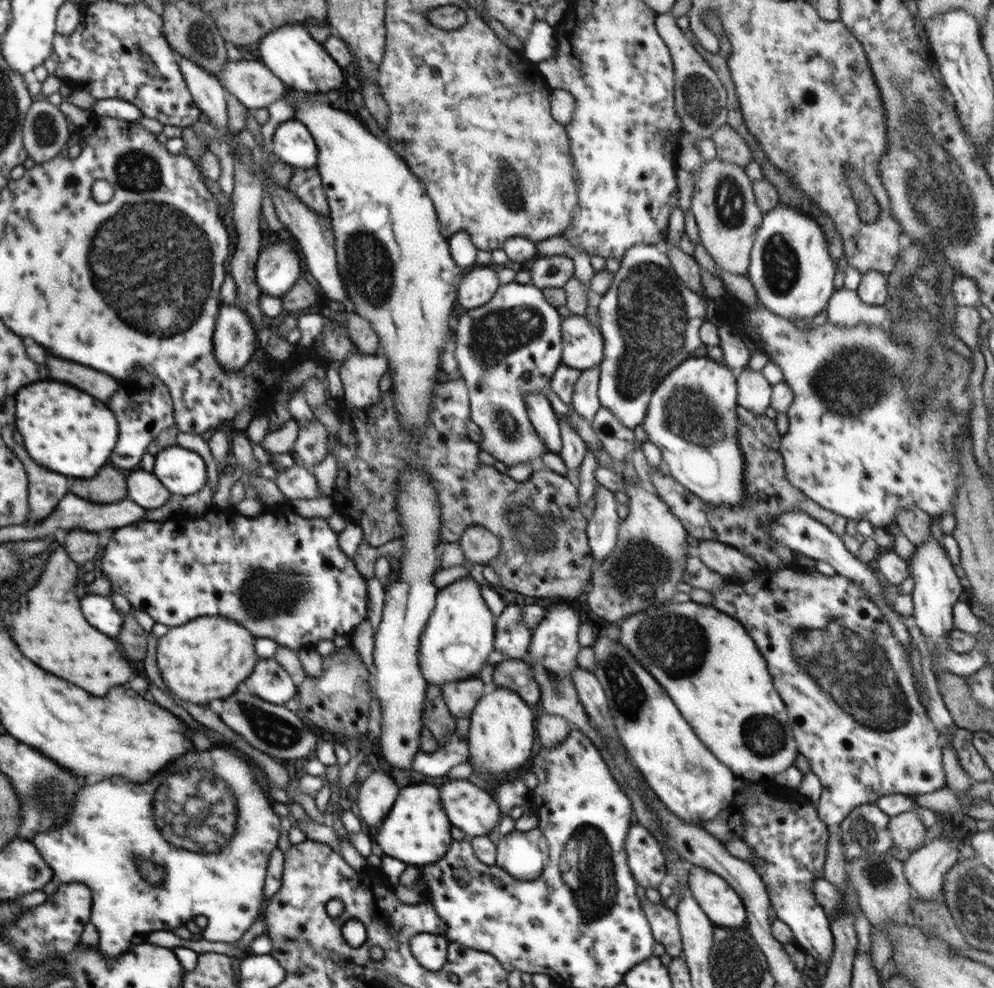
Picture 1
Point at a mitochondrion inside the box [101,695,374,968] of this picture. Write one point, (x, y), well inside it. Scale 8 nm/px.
(199, 814)

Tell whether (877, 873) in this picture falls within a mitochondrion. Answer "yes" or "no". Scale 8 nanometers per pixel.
yes

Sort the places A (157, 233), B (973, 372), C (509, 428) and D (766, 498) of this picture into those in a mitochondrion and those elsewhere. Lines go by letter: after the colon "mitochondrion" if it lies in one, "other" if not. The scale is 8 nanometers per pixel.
A: mitochondrion
B: other
C: mitochondrion
D: other

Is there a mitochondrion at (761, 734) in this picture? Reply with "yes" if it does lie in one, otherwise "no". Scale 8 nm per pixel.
yes

